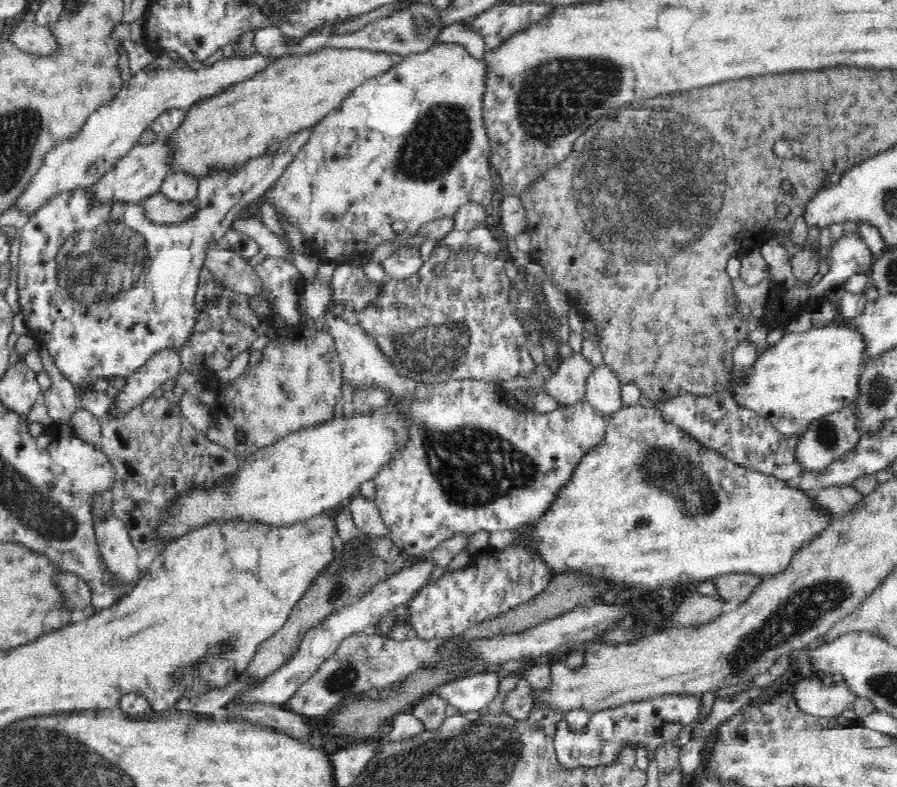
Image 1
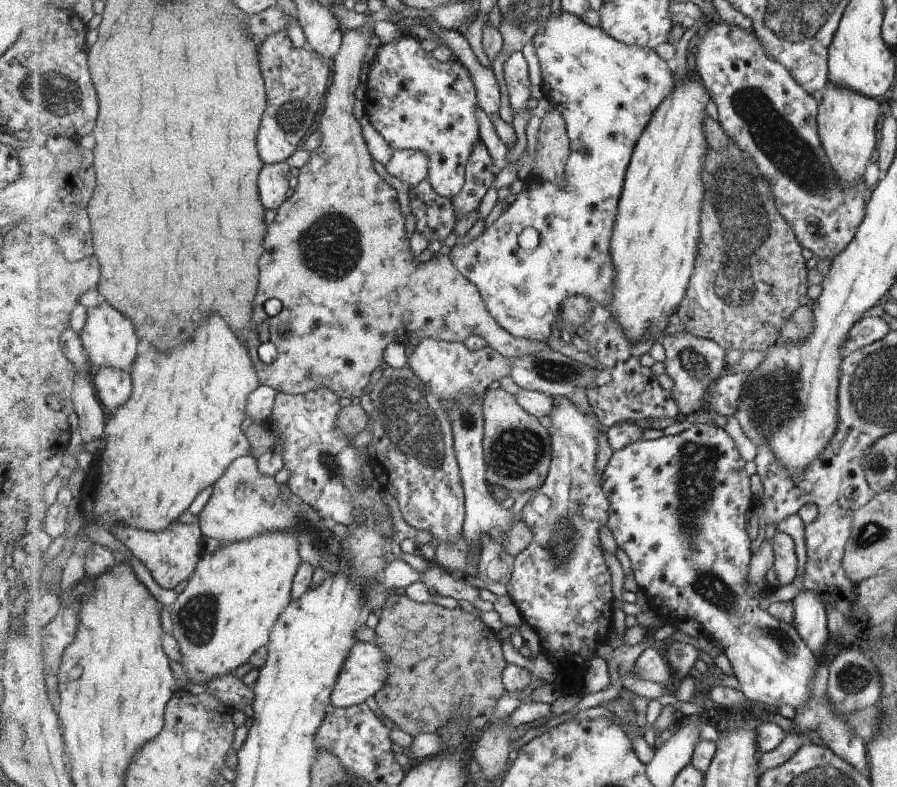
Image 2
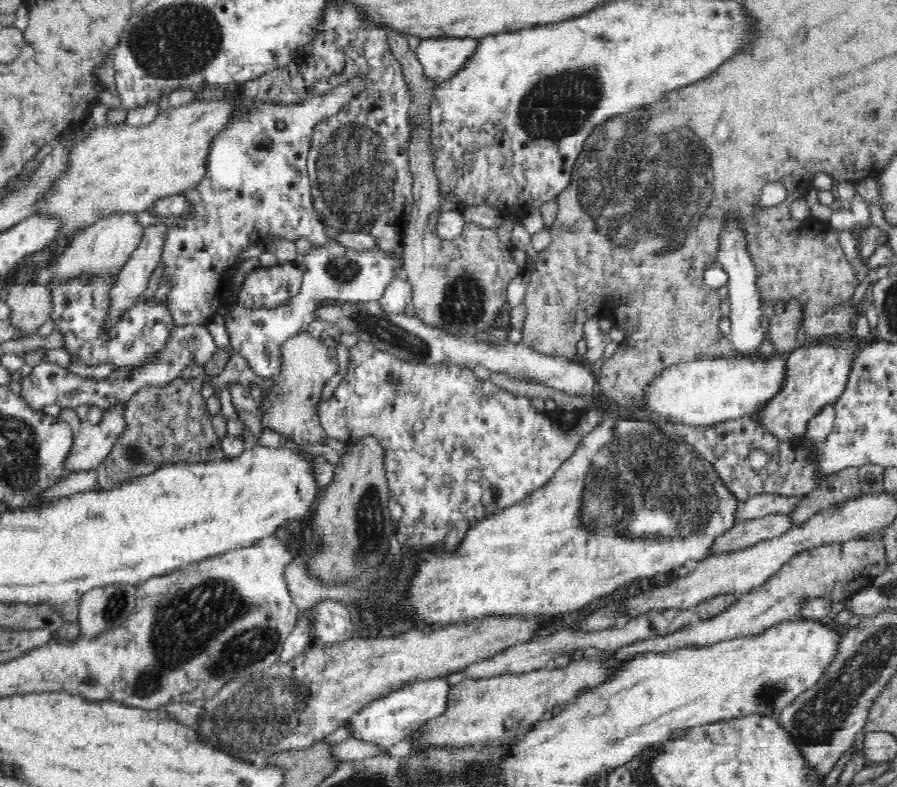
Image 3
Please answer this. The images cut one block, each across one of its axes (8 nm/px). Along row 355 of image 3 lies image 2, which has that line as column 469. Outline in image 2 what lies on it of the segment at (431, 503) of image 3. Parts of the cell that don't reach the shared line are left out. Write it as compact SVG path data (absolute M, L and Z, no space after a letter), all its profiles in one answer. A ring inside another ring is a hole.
M432 337L423 338L418 341L411 354L407 358L407 364L419 376L427 388L439 397L441 404L448 410L447 414L451 416L450 410L457 404L457 396L467 396L467 394L475 394L480 398L485 396L489 390L489 386L507 376L511 376L511 360L509 357L503 356L502 352L495 350L493 347L487 345L479 350L469 350L461 341L447 341L445 339L433 339Z

